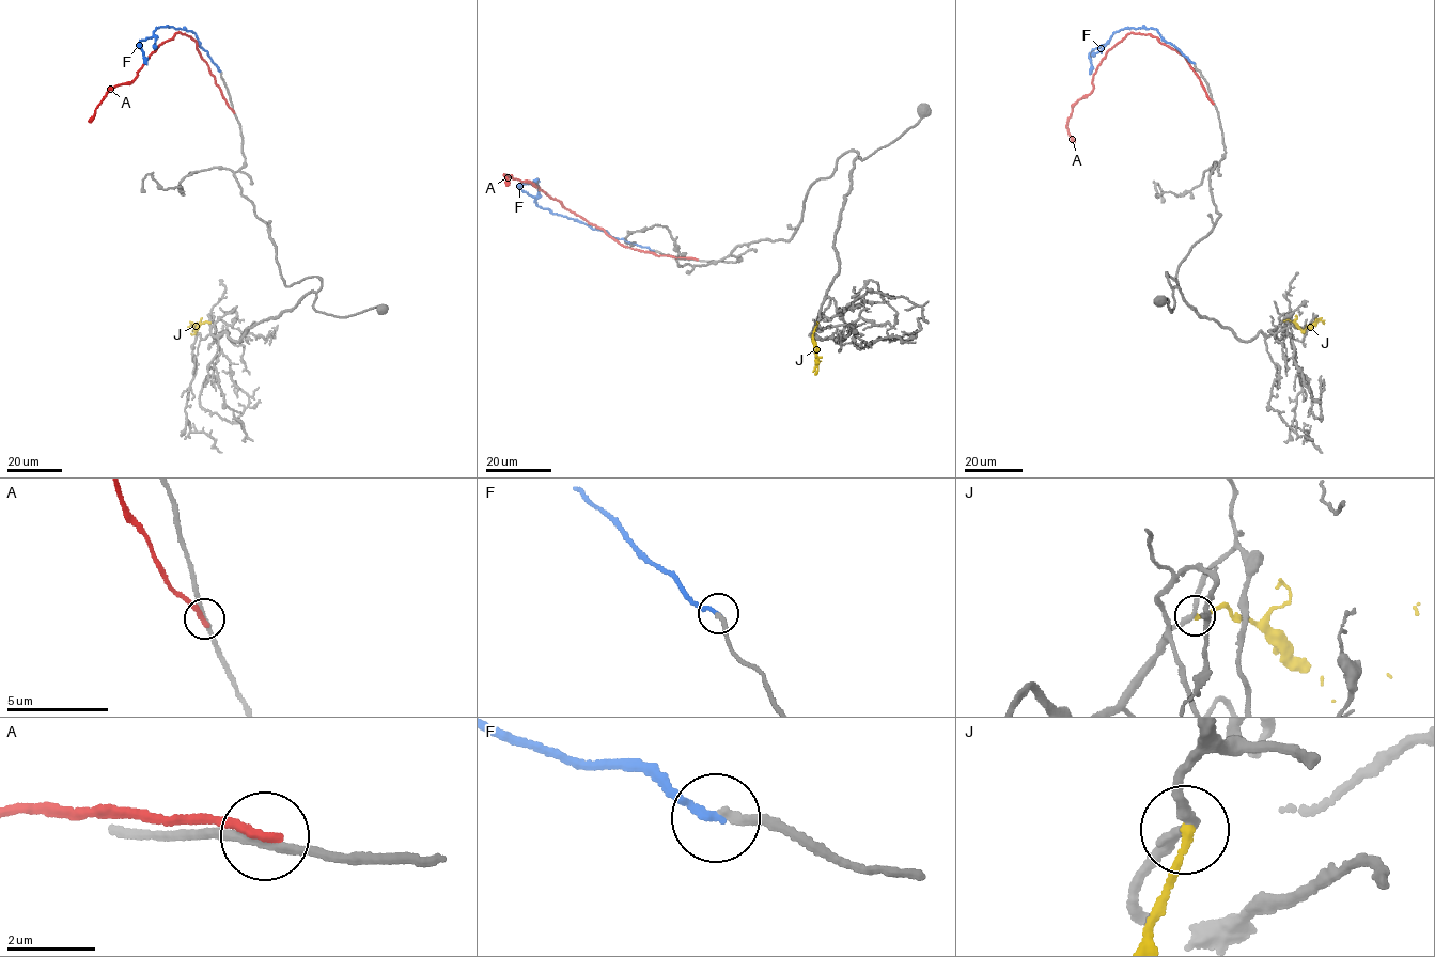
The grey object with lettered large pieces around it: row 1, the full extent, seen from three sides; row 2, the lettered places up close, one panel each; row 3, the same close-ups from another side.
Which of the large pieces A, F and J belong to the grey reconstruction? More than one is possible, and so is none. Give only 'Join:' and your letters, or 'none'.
Join: none

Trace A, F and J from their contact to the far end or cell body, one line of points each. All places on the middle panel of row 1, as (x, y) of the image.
A: (696, 259), (657, 255), (623, 247), (605, 231), (563, 207), (535, 185), (503, 174), (508, 185)
F: (652, 250), (541, 208), (534, 197), (519, 187), (537, 178)
J: (817, 323), (812, 338), (817, 366), (815, 374)

